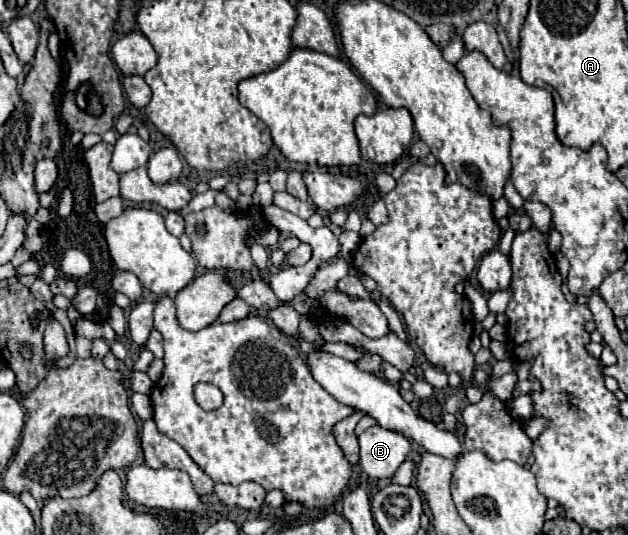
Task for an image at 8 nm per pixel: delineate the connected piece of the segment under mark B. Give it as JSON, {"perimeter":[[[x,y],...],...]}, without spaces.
{"perimeter":[[[382,426],[368,428],[360,438],[360,466],[362,470],[374,478],[390,478],[398,466],[408,458],[410,440],[404,434],[386,430]]]}

